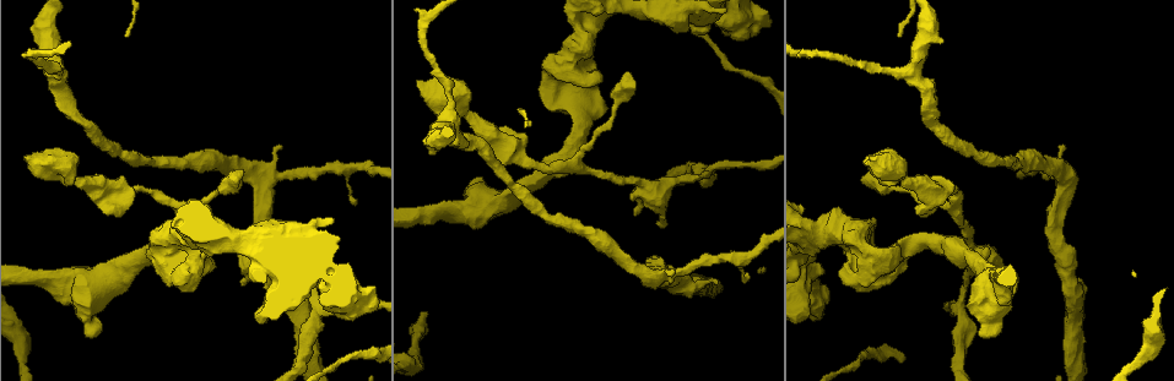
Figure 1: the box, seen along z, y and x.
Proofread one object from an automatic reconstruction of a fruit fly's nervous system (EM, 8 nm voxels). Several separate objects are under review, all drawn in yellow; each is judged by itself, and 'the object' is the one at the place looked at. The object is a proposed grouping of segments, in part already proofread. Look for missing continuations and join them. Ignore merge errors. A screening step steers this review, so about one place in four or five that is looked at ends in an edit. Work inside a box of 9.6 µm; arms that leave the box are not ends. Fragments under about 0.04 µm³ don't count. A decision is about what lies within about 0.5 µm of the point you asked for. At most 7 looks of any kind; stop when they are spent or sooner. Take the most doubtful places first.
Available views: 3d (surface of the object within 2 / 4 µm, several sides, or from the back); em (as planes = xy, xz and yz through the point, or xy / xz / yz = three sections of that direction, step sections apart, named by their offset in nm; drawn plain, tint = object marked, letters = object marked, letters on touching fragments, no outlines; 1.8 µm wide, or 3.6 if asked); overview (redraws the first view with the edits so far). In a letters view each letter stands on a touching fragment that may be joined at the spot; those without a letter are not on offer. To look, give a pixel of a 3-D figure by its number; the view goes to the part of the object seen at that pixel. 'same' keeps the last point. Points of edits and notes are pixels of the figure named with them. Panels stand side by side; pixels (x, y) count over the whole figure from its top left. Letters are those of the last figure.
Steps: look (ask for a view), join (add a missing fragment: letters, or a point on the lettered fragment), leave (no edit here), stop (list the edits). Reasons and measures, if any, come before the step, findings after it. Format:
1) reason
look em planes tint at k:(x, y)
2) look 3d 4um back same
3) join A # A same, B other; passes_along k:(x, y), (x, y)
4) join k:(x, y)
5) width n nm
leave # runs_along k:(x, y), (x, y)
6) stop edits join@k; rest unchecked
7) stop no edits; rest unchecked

sudden change in width
look em 3.6um xy step 8 tint at 1:(362, 298)

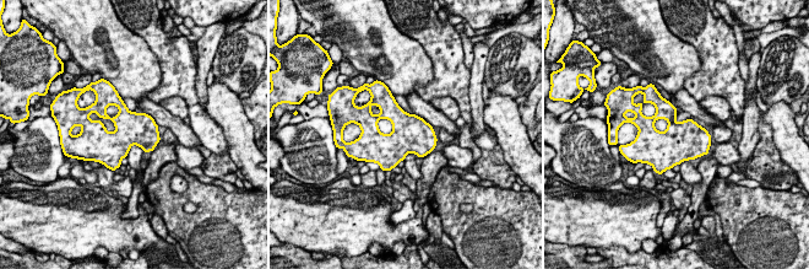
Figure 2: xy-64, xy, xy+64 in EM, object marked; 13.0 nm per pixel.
look em 3.6um planes letters same

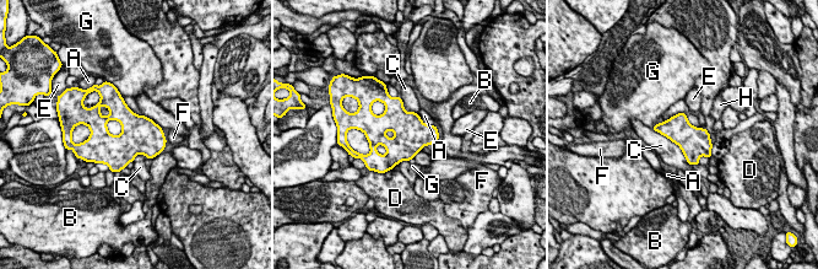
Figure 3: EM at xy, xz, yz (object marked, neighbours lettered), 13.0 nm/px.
leave # A other, B other, C other, D other, E other, F other, G other, H other; border 3:(653, 128), (672, 140), (692, 166); none of them fits

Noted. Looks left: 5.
a fork
look 3d 2um back at 1:(658, 277)

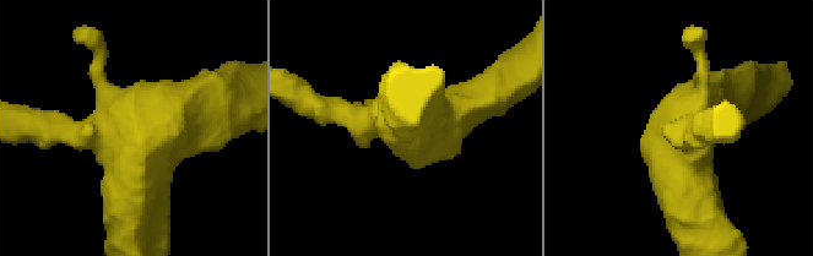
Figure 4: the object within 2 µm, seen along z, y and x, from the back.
shape alone is not enough
look em yz step 16 letters at 4:(134, 155)

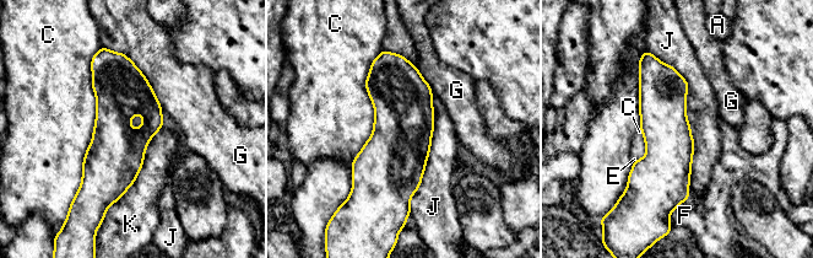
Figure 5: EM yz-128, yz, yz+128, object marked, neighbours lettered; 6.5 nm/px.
longest_contact C 950 nm
leave # A other, C other, E other, F other, G other, J other, K other; runs_along 5:(654, 63), (673, 200); none of them fits

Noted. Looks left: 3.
closes a loop
look 3d 2um at 1:(841, 272)

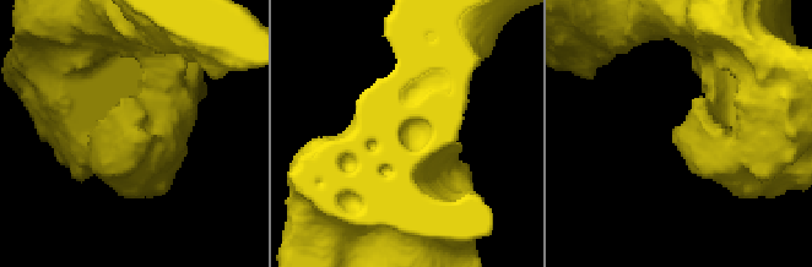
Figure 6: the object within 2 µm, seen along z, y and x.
look em xy step 4 tint at 6:(139, 126)

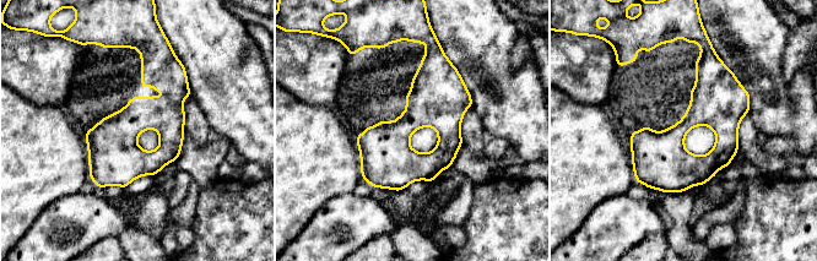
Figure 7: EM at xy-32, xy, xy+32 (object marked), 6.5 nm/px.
look em planes letters same

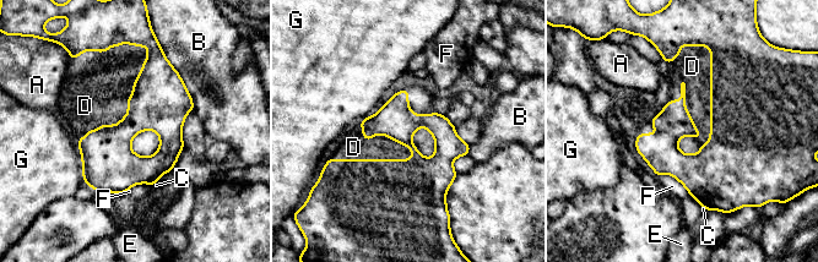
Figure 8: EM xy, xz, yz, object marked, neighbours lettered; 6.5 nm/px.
longest_contact D 550 nm
join 8:(353, 147) # A other, B other, C other, D same, E other, F other, G other; passes_along 8:(370, 197), (374, 159), (353, 147); it goes on there

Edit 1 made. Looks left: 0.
stop edits join@8; rest unchecked

